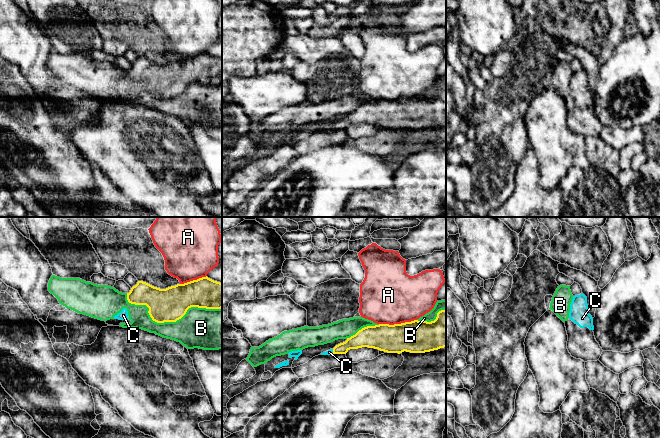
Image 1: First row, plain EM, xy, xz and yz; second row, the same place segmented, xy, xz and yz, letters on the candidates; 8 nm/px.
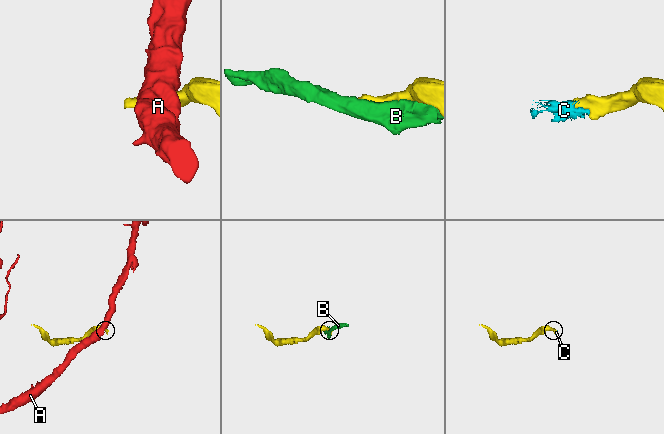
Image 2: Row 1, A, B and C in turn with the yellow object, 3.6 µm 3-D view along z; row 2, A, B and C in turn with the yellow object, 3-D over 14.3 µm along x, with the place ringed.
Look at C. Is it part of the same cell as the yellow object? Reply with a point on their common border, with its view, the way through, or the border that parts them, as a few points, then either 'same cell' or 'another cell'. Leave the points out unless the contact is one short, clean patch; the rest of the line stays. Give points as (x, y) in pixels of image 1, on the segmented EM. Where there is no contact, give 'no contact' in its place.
meets yellow in xz at (333, 351); runs through xz (361, 339), (333, 351), (329, 352); same cell

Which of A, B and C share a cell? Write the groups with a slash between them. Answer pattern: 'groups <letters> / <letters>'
groups A / B / C

